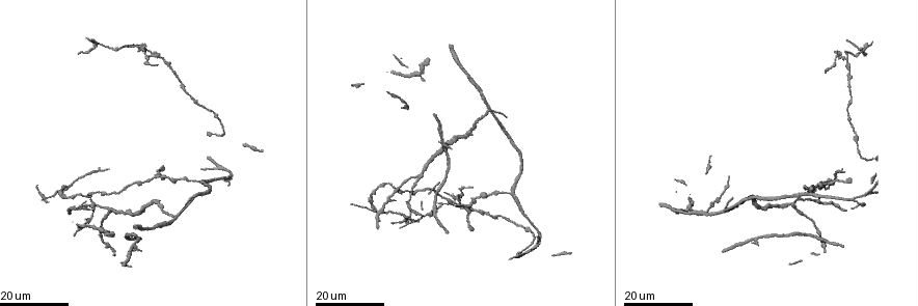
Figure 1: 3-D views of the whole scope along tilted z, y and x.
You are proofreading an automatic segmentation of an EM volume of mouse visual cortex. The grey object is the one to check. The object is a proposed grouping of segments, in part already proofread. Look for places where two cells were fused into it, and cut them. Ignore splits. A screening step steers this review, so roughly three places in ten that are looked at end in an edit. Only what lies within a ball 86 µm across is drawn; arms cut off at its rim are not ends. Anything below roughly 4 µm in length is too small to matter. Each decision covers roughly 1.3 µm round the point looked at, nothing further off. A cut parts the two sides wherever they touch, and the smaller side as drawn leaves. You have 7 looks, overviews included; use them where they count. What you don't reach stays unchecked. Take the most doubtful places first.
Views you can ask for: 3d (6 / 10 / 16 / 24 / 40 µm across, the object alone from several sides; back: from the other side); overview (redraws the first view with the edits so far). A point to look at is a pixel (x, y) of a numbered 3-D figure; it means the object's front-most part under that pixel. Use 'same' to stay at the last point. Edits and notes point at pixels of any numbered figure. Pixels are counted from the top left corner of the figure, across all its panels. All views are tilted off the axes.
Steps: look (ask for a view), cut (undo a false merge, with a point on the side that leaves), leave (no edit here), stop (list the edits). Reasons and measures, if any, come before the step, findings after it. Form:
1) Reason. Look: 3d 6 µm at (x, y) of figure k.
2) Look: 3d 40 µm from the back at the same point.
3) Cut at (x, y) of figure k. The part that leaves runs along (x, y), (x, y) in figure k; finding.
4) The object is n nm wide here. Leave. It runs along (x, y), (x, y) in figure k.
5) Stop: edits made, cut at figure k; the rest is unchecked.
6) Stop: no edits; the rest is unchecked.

Three-way junction. Look: 3d 24 µm at (724, 206) of figure 1.

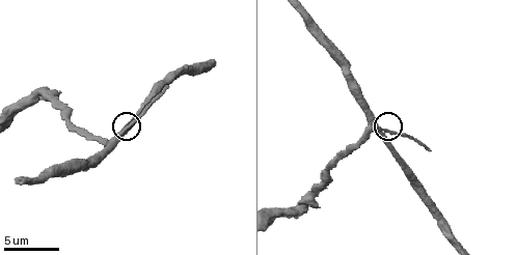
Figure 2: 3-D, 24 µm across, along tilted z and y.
Look: 3d 6 µm at (126, 128) of figure 2.

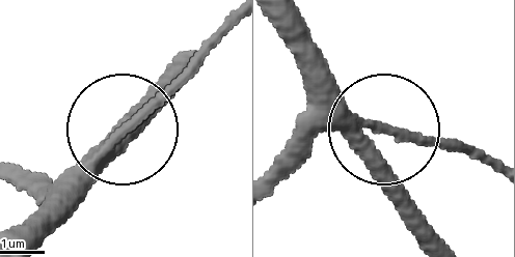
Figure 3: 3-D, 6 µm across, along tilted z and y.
The object is 200 nm wide here. Leave. All the same cell.

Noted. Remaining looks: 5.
Three-way junction. Look: 3d 16 µm at (67, 186) of figure 1.

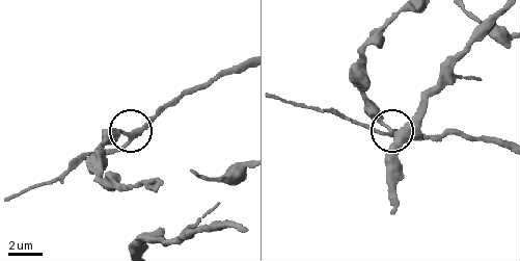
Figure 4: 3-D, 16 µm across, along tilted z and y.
Look: 3d 10 µm at (129, 140) of figure 4.

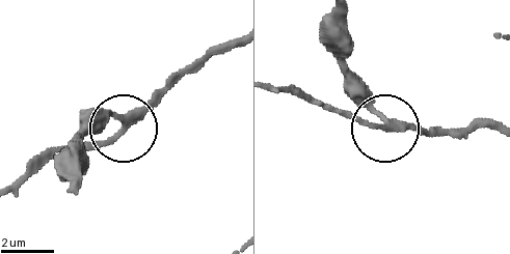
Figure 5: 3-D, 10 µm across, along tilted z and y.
Cut at (350, 117) of figure 5. The part that leaves runs along (378, 114), (430, 131), (492, 126) in figure 5; a second cell is stuck on.

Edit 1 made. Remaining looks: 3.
Small branch off a trunk. Look: 3d 16 µm at (538, 245) of figure 1.

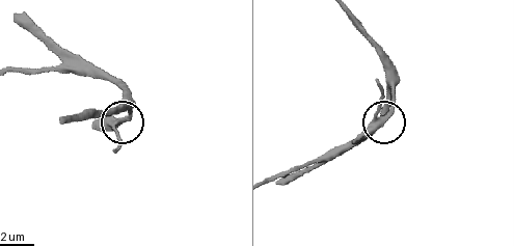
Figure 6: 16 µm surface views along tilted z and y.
Closer look. Look: 3d 6 µm at (376, 116) of figure 6.

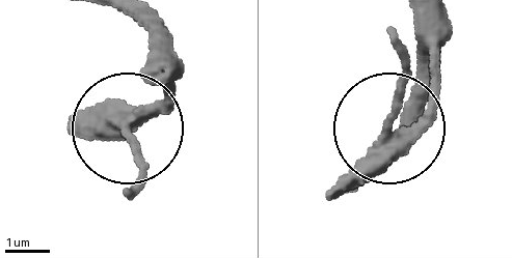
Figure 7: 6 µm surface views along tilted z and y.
3 arms meet here. Leave. It runs along (412, 25), (434, 84), (399, 125), (408, 47) in figure 7; one cell here.

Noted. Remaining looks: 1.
Stop: edits made, cut at figure 5; the rest is unchecked.

